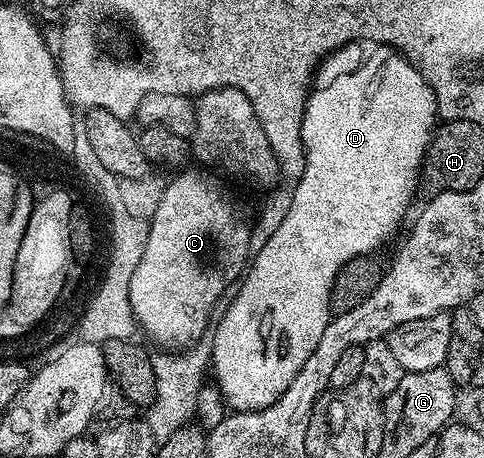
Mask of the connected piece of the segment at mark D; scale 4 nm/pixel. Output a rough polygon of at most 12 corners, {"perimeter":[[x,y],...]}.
{"perimeter":[[392,47],[305,100],[291,209],[211,335],[267,409],[339,269],[404,221],[438,119]]}

